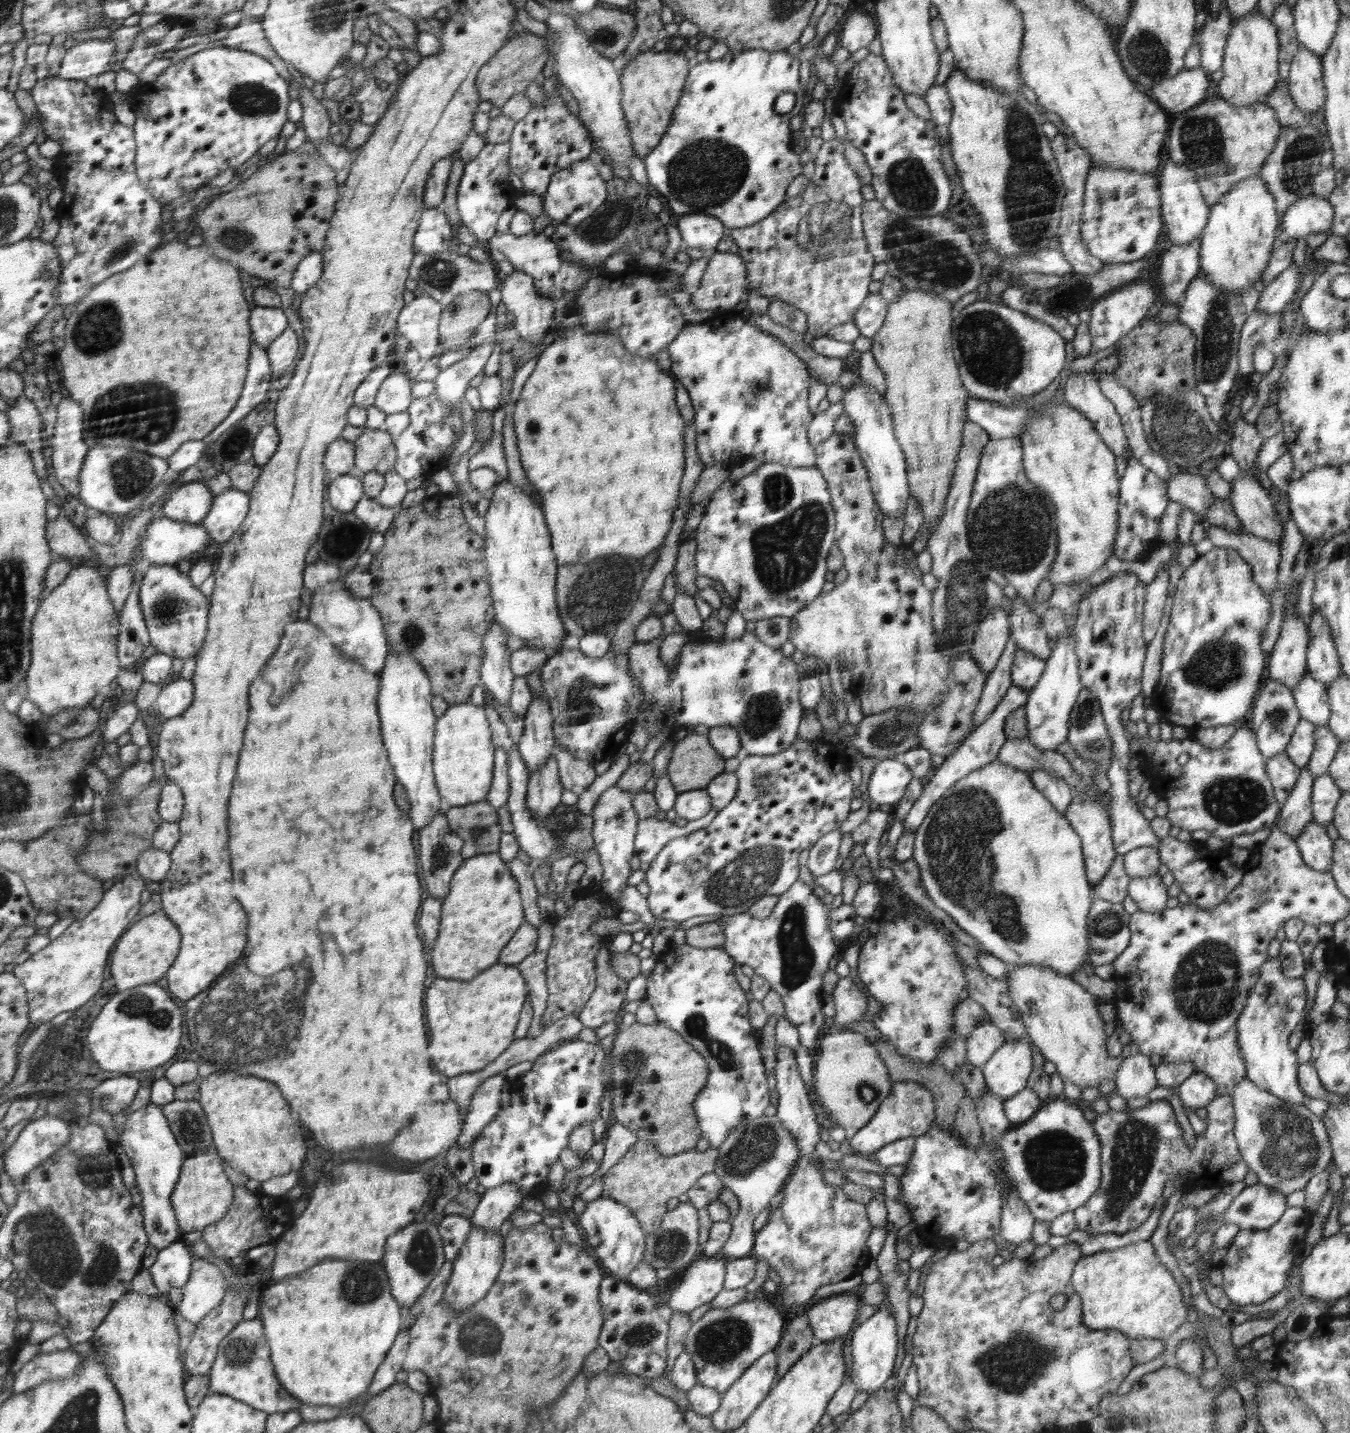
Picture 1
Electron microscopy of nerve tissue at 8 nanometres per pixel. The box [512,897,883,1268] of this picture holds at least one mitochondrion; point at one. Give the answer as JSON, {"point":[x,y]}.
{"point":[756,1145]}

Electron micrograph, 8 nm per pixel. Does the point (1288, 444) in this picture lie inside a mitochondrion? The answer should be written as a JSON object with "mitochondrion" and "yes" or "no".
{"mitochondrion":"no"}

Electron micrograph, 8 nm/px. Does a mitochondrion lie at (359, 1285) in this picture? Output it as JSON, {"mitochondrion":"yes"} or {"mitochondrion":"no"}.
{"mitochondrion":"yes"}

